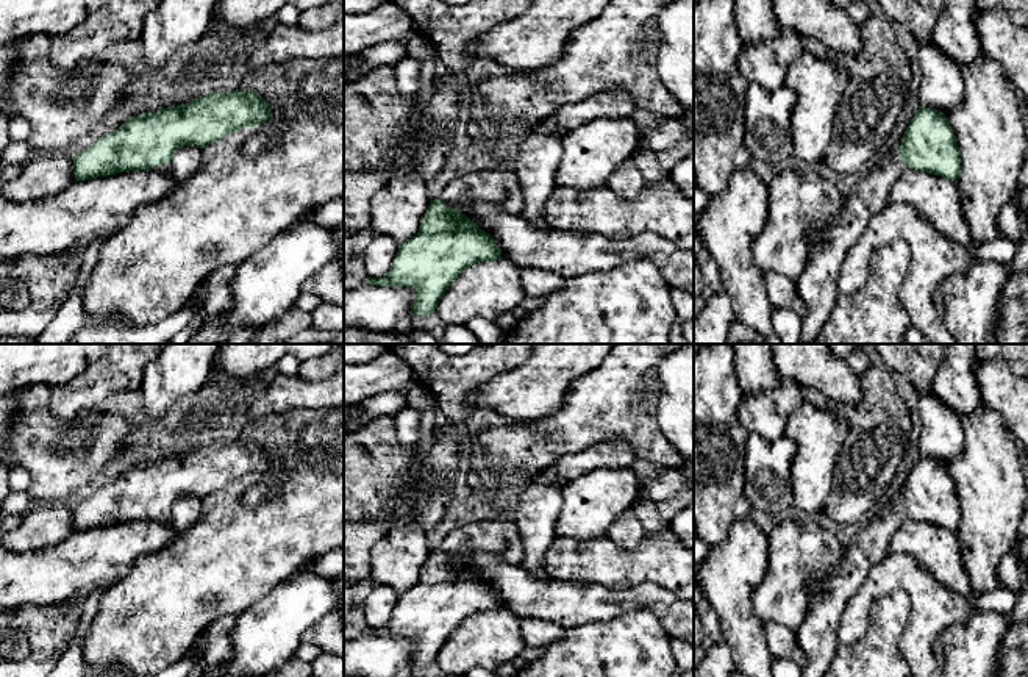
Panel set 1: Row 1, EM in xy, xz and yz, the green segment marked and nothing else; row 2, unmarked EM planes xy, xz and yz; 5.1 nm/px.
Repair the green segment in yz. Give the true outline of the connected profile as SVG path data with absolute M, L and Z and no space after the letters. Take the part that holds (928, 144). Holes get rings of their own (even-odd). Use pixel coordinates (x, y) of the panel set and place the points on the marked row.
M920 106L898 150L884 152L870 164L867 175L844 195L839 216L823 230L806 231L809 256L797 280L798 294L806 305L800 344L816 344L839 297L842 263L870 220L889 205L892 184L905 167L959 180L961 150L945 114Z

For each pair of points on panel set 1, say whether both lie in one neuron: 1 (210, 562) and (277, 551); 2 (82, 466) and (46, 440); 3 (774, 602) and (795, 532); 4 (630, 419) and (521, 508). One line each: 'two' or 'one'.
1: one
2: one
3: one
4: two

